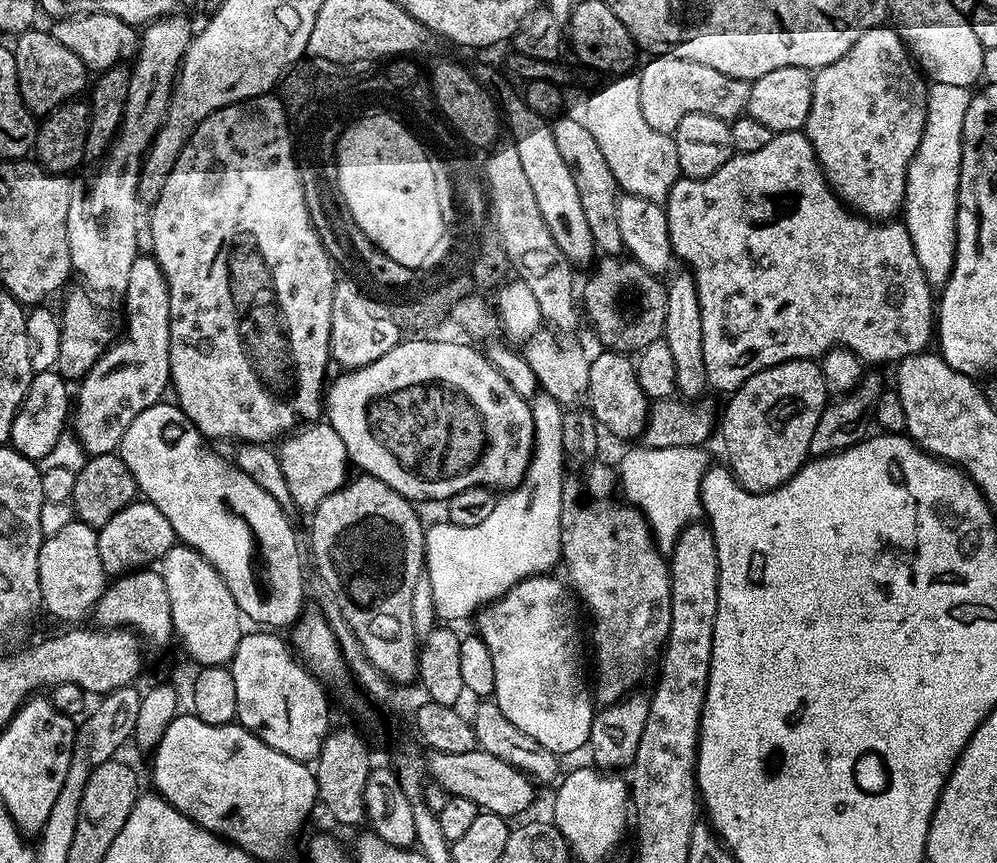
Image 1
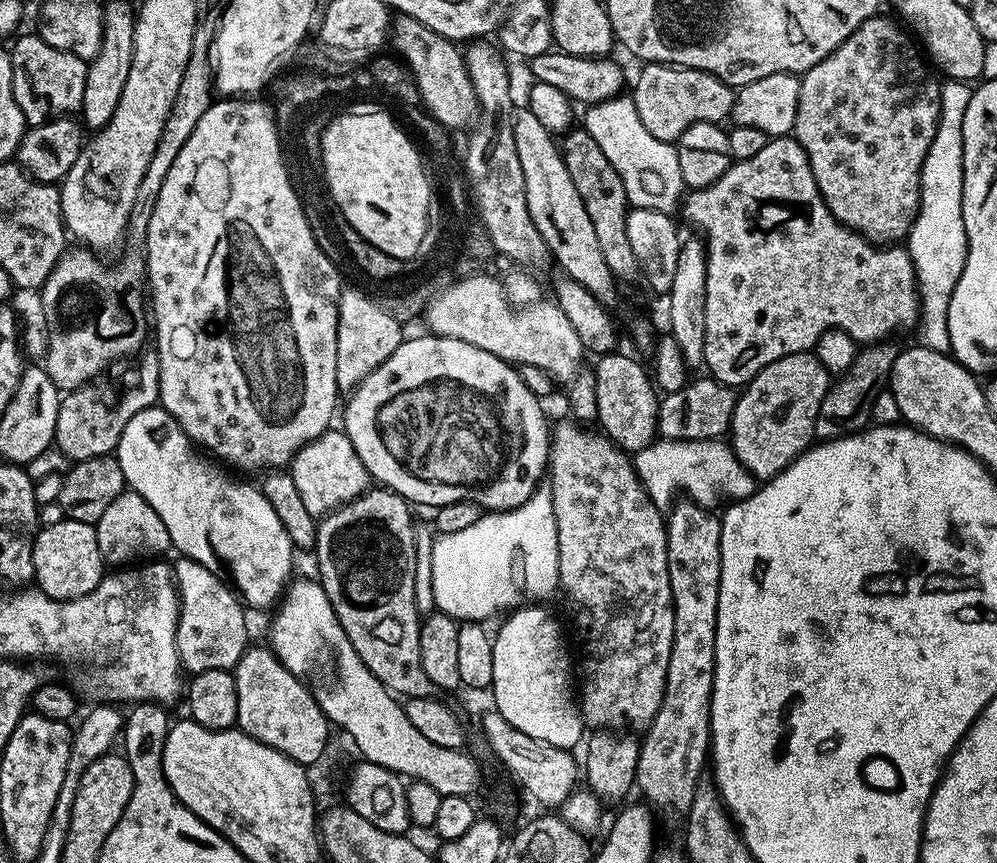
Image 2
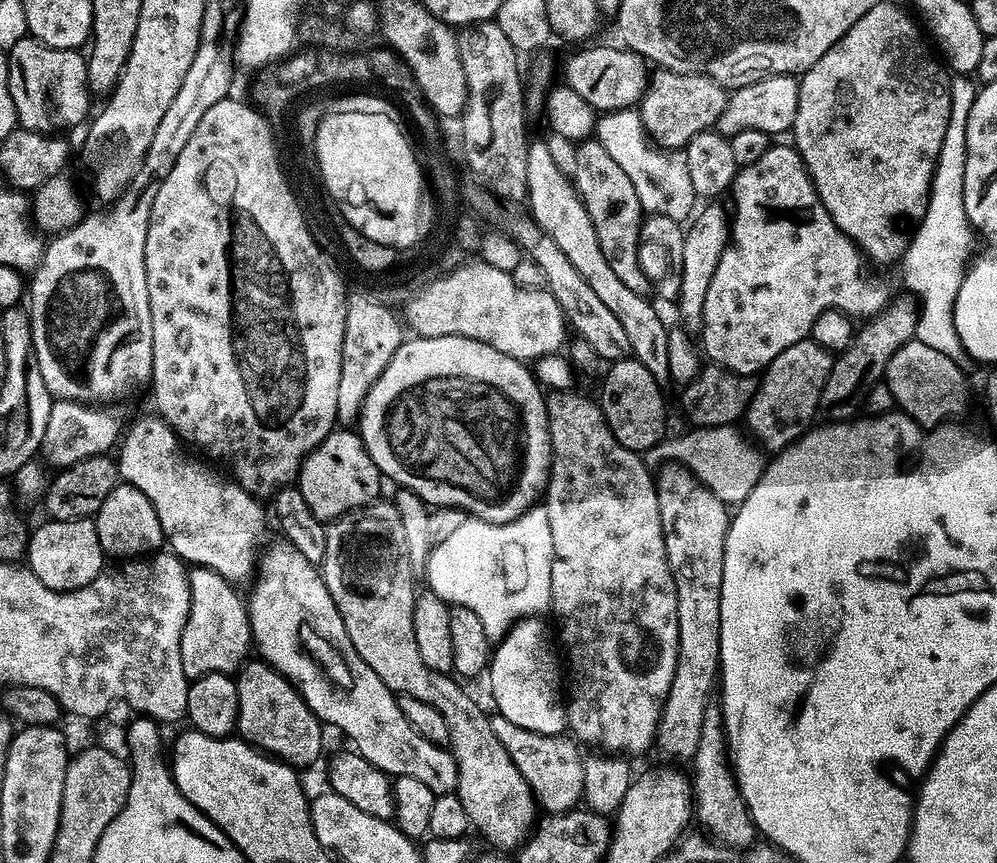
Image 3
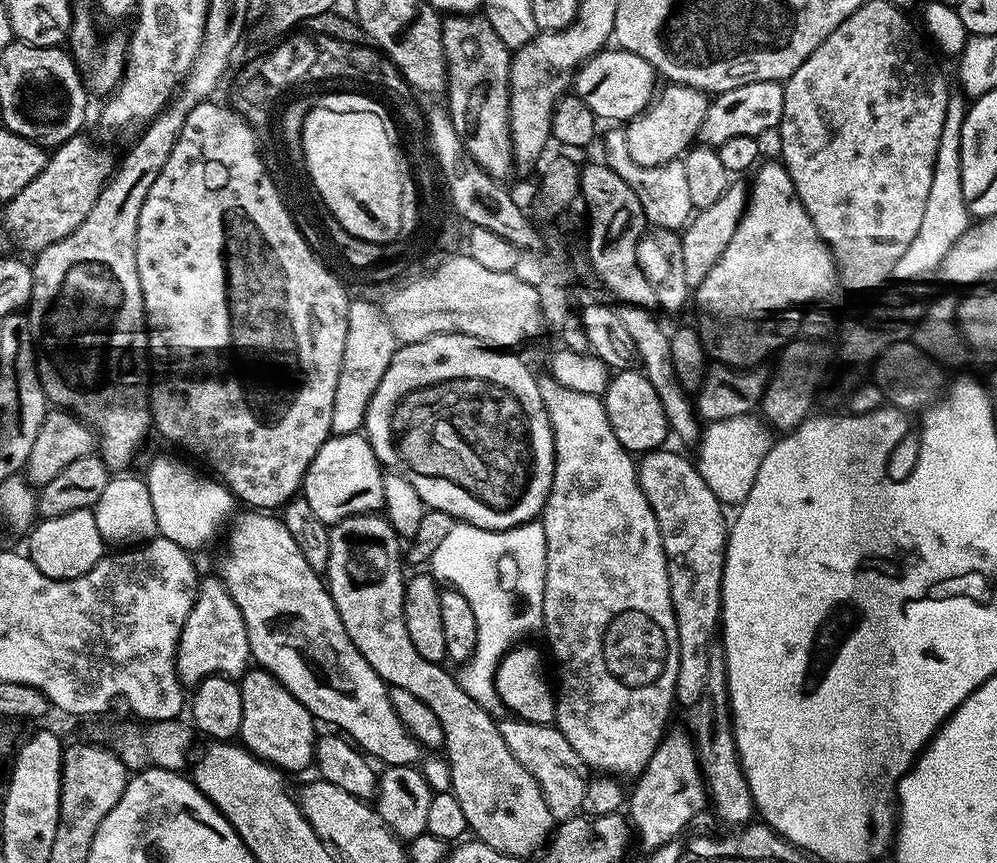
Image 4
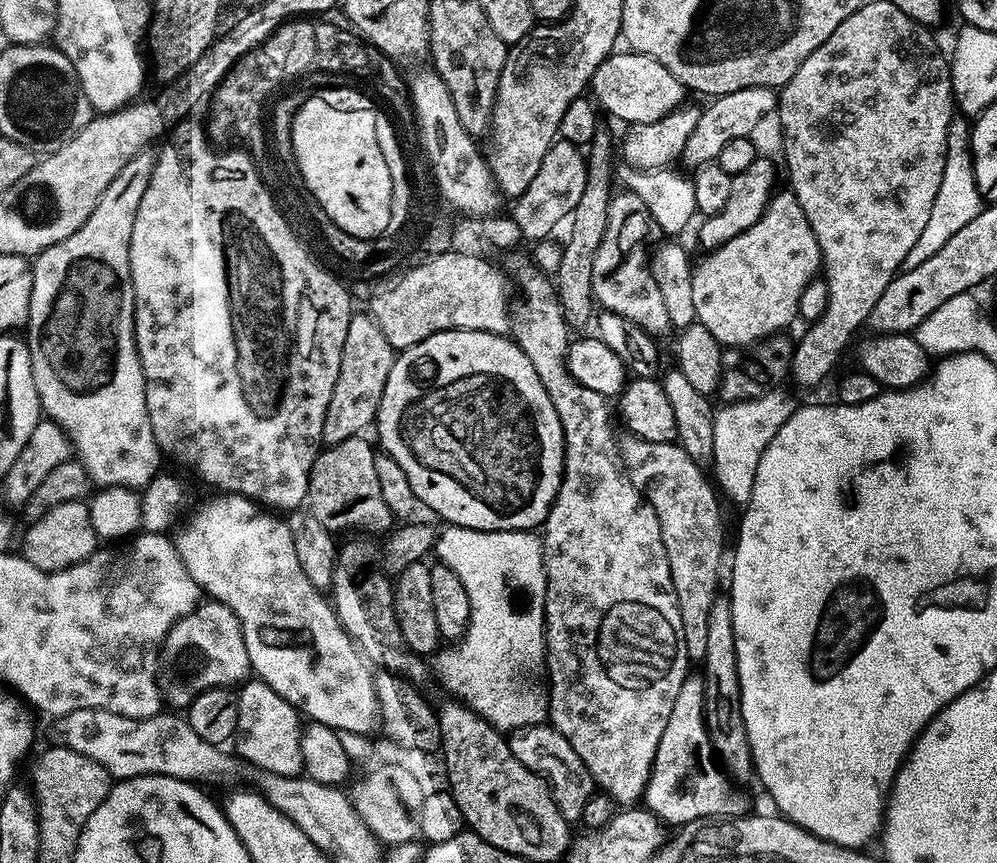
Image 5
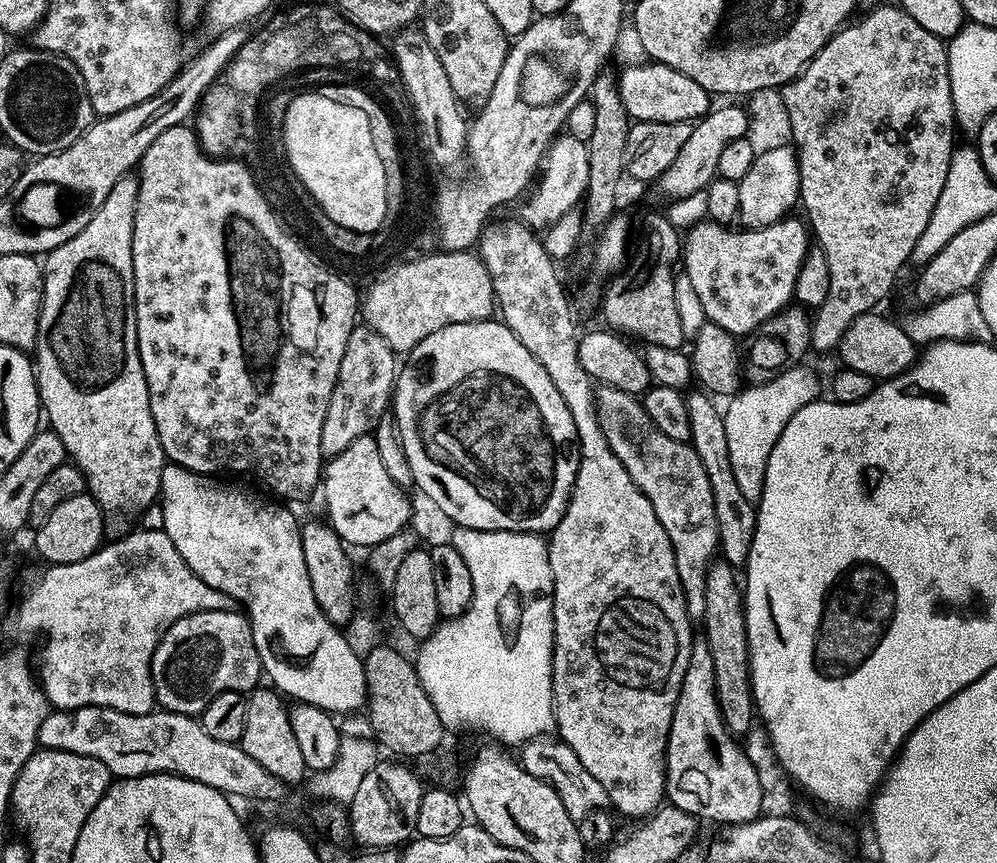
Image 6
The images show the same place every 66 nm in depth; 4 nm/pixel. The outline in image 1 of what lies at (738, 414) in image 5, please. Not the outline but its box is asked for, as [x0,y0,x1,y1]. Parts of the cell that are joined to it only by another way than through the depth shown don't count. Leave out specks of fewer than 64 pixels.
[618,446,710,550]

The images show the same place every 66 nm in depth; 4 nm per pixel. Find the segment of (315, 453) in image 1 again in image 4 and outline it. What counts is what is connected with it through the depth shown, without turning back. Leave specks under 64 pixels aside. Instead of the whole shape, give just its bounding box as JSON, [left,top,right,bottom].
[302,432,385,526]

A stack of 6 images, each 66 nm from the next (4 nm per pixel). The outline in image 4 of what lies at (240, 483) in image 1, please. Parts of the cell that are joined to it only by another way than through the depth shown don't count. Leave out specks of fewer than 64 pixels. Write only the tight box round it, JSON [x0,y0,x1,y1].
[146,456,238,550]

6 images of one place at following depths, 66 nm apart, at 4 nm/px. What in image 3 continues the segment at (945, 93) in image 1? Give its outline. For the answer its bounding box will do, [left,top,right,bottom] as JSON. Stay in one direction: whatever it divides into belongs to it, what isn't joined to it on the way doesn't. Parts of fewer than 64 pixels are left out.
[899,74,978,370]

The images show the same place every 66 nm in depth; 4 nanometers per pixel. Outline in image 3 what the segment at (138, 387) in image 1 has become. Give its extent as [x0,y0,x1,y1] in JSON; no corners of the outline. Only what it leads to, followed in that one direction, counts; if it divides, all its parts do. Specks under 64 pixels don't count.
[42,399,122,470]

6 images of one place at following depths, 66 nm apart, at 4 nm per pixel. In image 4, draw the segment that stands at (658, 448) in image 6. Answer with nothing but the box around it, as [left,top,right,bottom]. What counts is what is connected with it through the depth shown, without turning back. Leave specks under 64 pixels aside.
[638,450,729,706]

